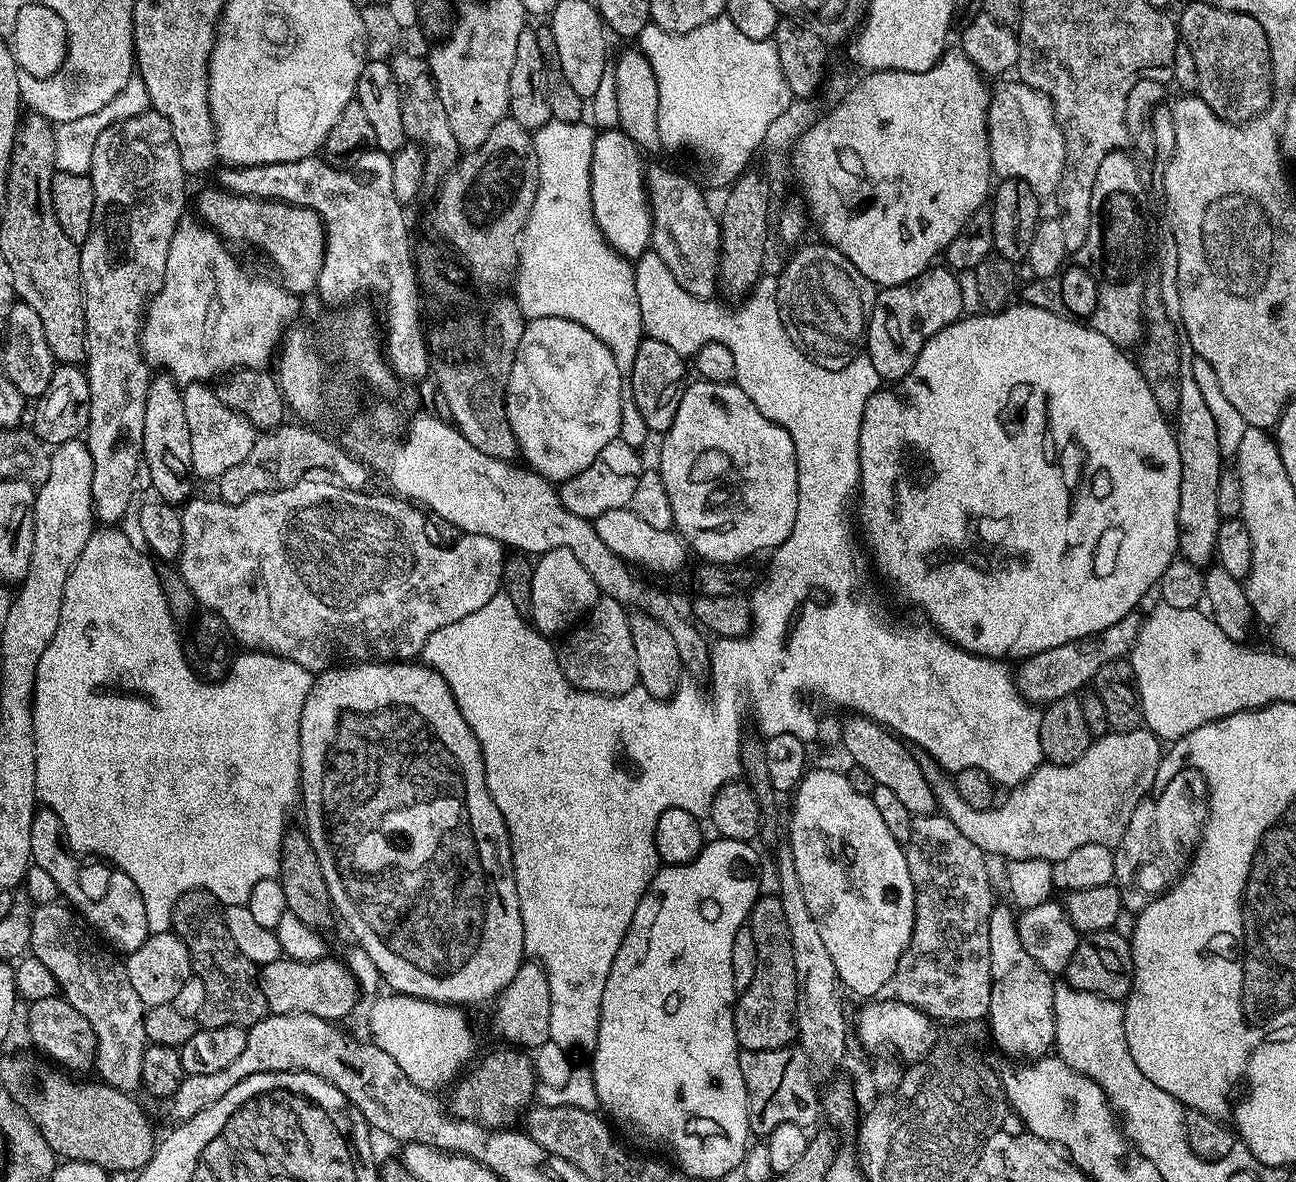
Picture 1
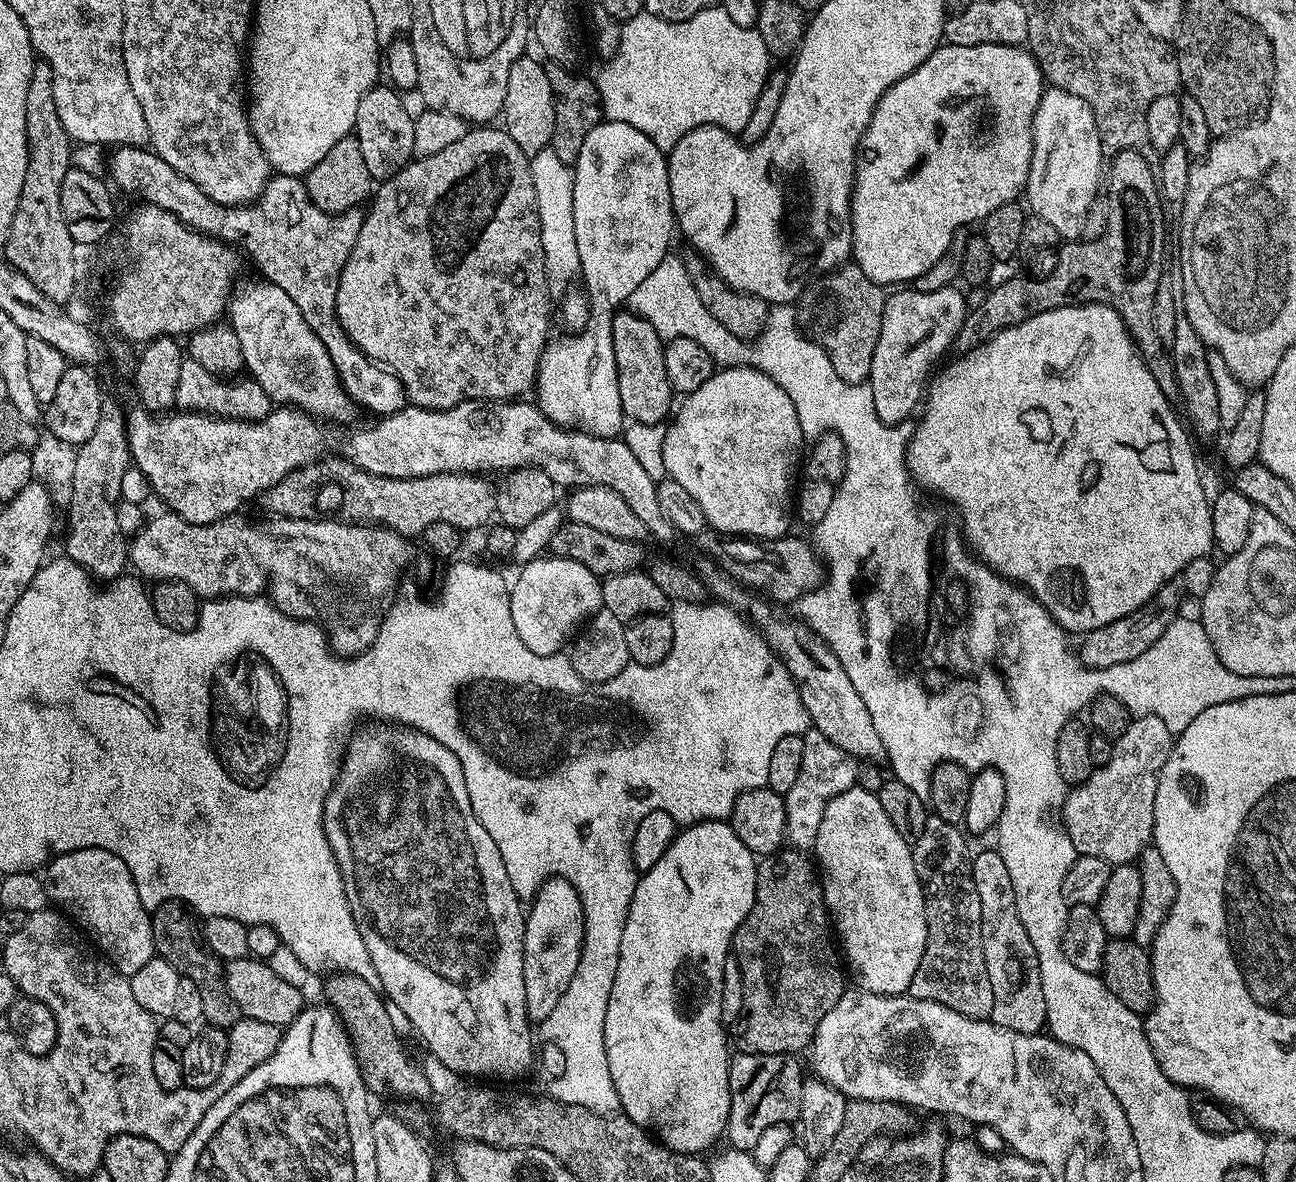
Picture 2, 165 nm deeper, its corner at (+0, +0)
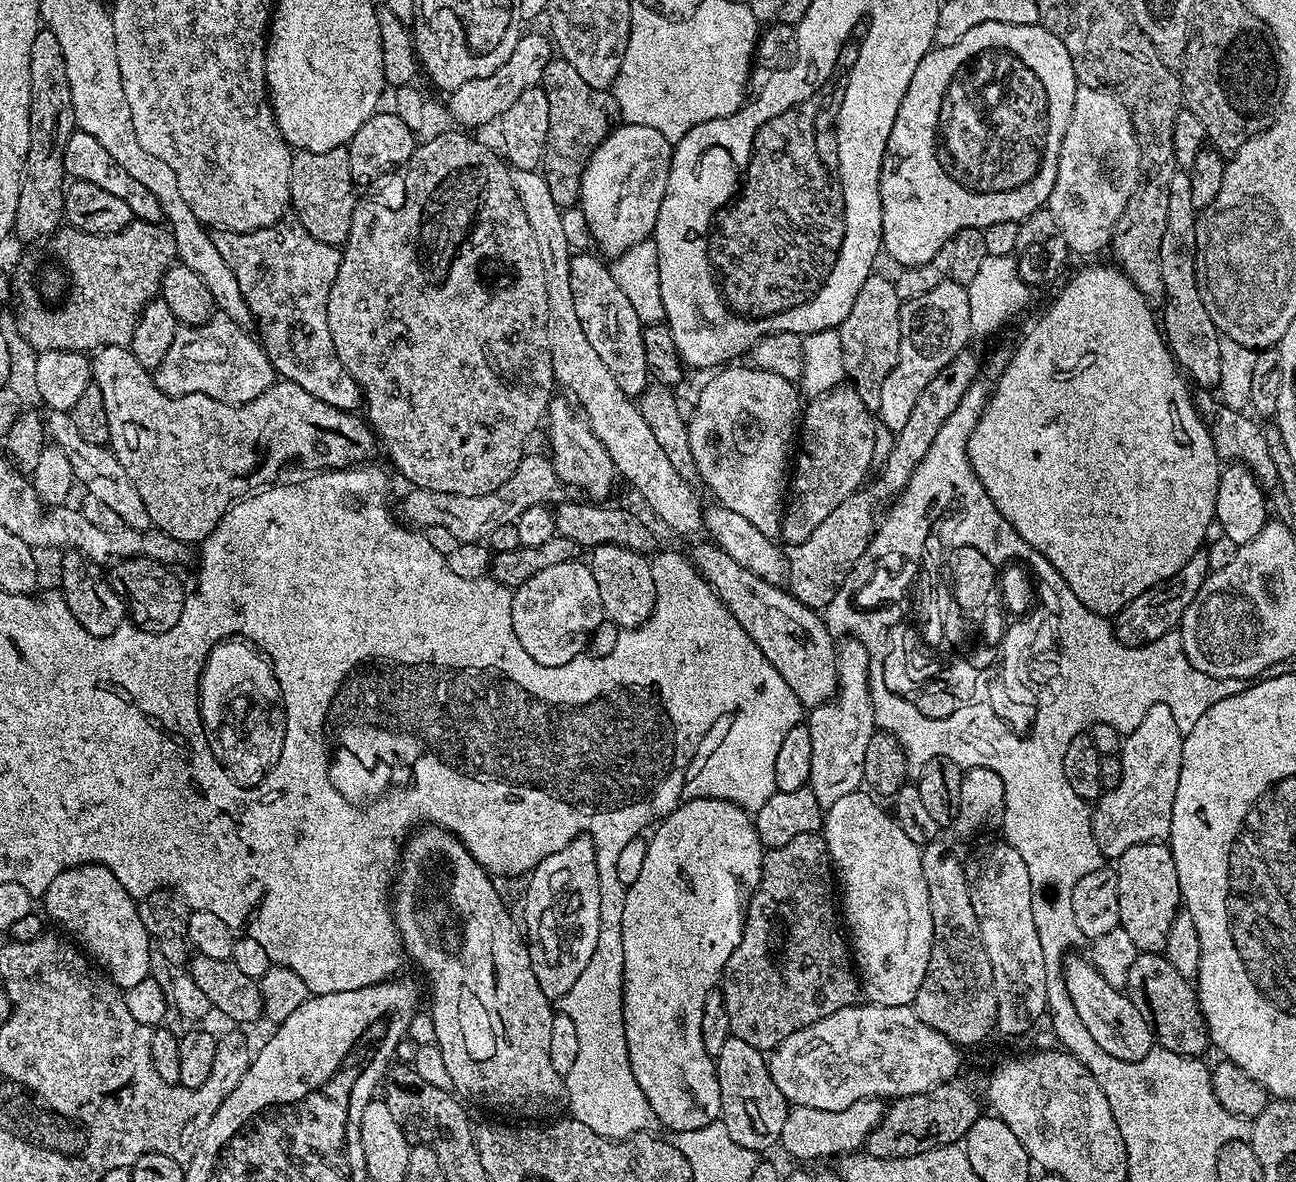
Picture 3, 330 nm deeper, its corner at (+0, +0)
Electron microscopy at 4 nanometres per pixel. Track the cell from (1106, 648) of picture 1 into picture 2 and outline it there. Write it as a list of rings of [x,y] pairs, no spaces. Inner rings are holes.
[[[1173,578],[1160,587],[1148,599],[1142,608],[1131,612],[1126,618],[1118,618],[1118,622],[1106,622],[1106,626],[1098,626],[1098,630],[1087,633],[1078,646],[1078,655],[1088,668],[1109,668],[1122,666],[1122,662],[1134,662],[1134,658],[1142,658],[1162,634],[1166,634],[1166,626],[1181,615],[1180,603],[1186,600],[1184,585],[1179,579]]]

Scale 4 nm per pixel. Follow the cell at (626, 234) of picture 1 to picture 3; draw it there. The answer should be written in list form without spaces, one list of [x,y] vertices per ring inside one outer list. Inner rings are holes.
[[[620,124],[595,148],[580,183],[578,207],[587,231],[610,253],[620,255],[654,231],[672,165],[673,141],[641,124]]]

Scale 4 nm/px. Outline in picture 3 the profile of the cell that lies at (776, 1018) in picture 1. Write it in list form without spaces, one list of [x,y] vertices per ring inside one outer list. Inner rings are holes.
[[[820,832],[798,834],[791,842],[786,842],[786,846],[769,848],[765,851],[760,881],[756,889],[753,890],[752,897],[748,900],[748,910],[744,913],[742,938],[738,942],[738,946],[734,946],[734,954],[730,954],[730,958],[724,967],[724,973],[720,975],[718,985],[726,1004],[726,1015],[730,1018],[732,1035],[742,1038],[742,1042],[750,1042],[750,1046],[754,1046],[759,1052],[771,1053],[772,1049],[778,1047],[786,1038],[790,1038],[790,1034],[794,1034],[830,1014],[834,1014],[834,1010],[842,1010],[851,1004],[861,1003],[862,989],[858,973],[854,967],[853,957],[850,955],[849,945],[846,943],[845,933],[842,931],[841,921],[838,919],[837,905],[836,908],[832,905],[832,888],[834,892],[832,856],[828,852],[828,847]]]

